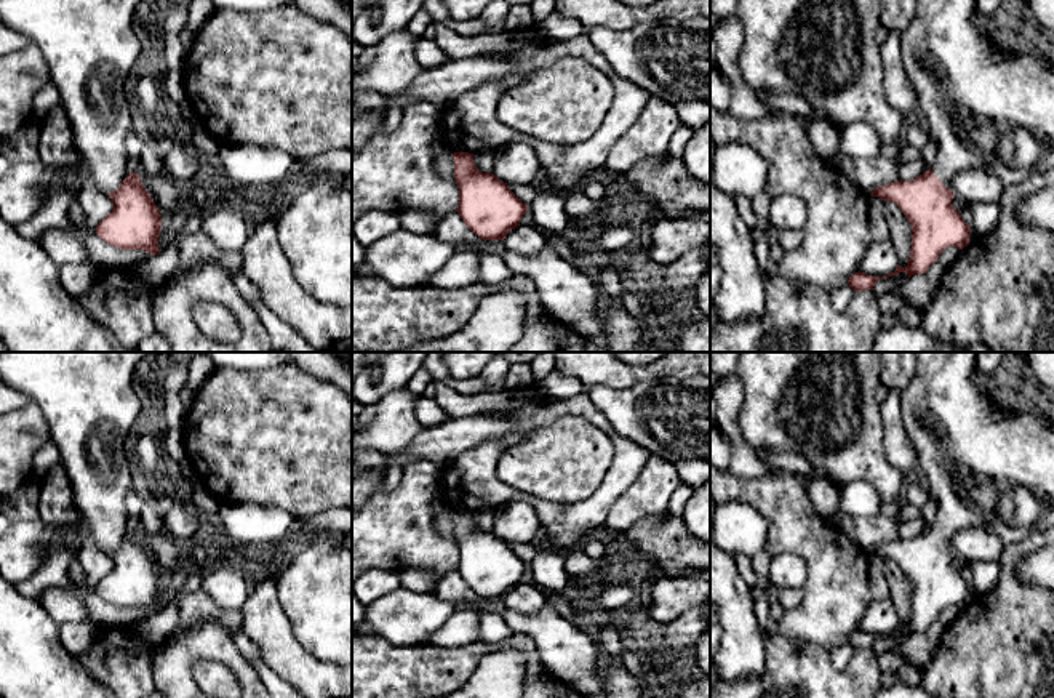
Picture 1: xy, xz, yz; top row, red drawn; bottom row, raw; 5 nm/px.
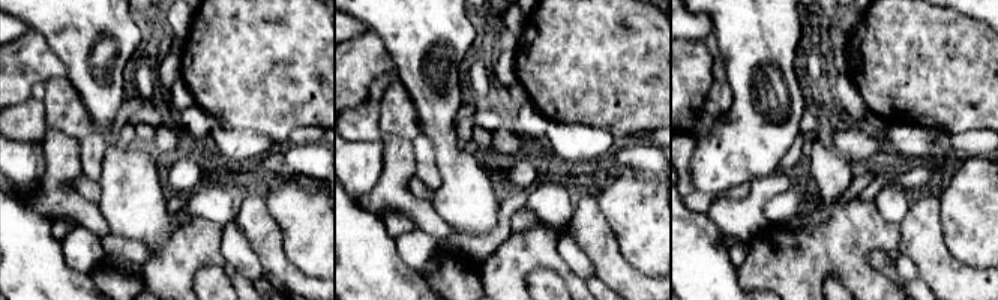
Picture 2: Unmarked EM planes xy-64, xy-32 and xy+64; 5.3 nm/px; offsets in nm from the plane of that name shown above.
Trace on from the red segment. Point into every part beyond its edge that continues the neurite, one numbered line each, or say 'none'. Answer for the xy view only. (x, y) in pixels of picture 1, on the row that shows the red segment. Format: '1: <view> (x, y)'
1: xy (90, 47)

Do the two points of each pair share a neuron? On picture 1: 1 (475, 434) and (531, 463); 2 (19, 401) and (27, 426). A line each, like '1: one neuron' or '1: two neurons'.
1: two neurons
2: two neurons

